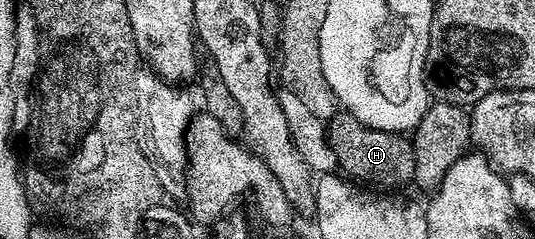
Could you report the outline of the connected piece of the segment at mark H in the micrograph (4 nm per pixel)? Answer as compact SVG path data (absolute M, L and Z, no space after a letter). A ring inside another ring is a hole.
M344 111L338 112L336 117L328 118L327 128L329 142L335 151L337 164L342 174L373 187L405 185L413 181L415 151L412 140L406 134L372 129L359 123L359 119L355 119ZM365 181L370 181L370 183Z

